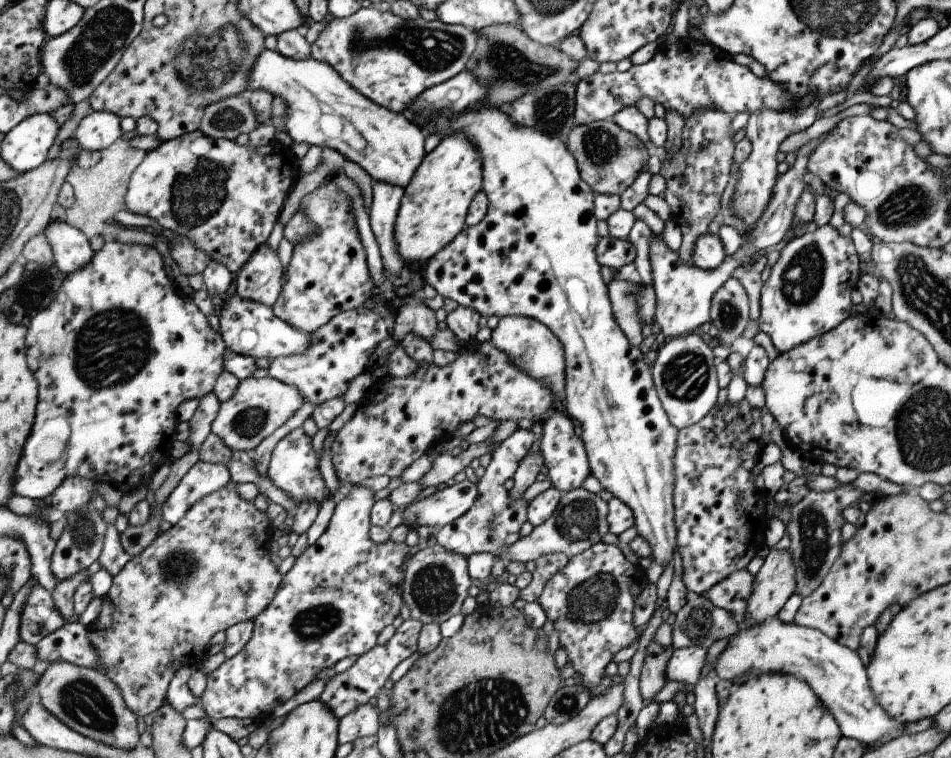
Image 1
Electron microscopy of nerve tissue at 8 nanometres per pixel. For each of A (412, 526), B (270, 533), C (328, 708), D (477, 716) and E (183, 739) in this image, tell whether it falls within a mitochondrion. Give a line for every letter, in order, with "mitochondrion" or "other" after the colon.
A: other
B: other
C: other
D: mitochondrion
E: other

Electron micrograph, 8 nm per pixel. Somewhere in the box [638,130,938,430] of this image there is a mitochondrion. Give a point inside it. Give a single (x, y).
(802, 278)

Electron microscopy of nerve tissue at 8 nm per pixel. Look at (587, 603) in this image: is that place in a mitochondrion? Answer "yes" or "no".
yes

